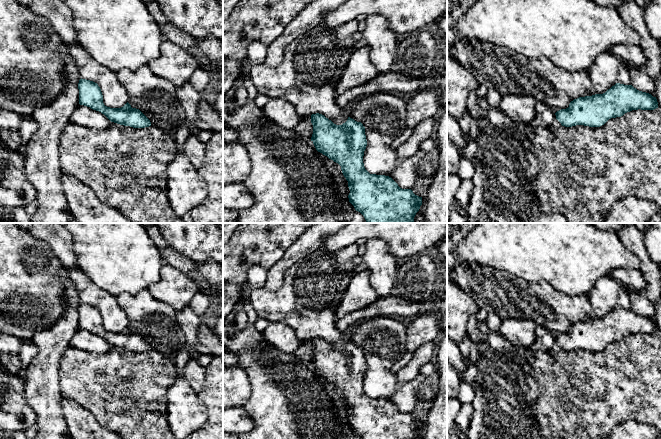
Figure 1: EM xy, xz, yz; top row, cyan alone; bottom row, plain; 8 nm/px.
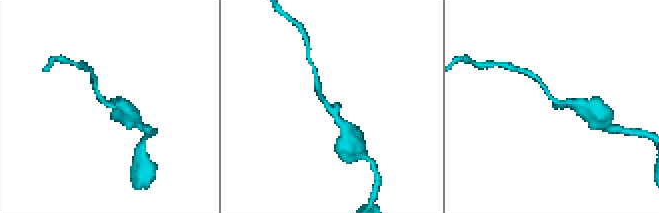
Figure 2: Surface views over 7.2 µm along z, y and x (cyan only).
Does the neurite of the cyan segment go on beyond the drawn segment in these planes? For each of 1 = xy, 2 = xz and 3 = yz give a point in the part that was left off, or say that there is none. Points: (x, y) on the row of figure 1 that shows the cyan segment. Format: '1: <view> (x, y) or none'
1: none
2: none
3: yz (555, 124)

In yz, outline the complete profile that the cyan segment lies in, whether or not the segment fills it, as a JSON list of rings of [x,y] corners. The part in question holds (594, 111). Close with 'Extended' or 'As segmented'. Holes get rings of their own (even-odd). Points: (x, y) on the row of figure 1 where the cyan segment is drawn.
[[[616,83],[603,94],[579,97],[569,107],[555,113],[556,119],[548,127],[584,125],[600,127],[609,119],[621,117],[632,110],[654,110],[658,108],[656,97],[642,92],[632,85]]]. Extended

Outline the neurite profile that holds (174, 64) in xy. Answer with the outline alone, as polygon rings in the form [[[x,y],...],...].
[[[166,39],[163,40],[160,50],[160,55],[149,61],[148,66],[155,75],[168,80],[176,88],[181,88],[199,68],[197,60]]]

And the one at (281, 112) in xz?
[[[272,98],[262,108],[263,117],[267,122],[280,126],[283,129],[293,129],[300,121],[301,116],[296,112],[293,104],[282,98]]]

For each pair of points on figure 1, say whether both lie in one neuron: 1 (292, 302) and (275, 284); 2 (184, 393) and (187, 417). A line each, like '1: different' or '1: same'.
1: different
2: same

